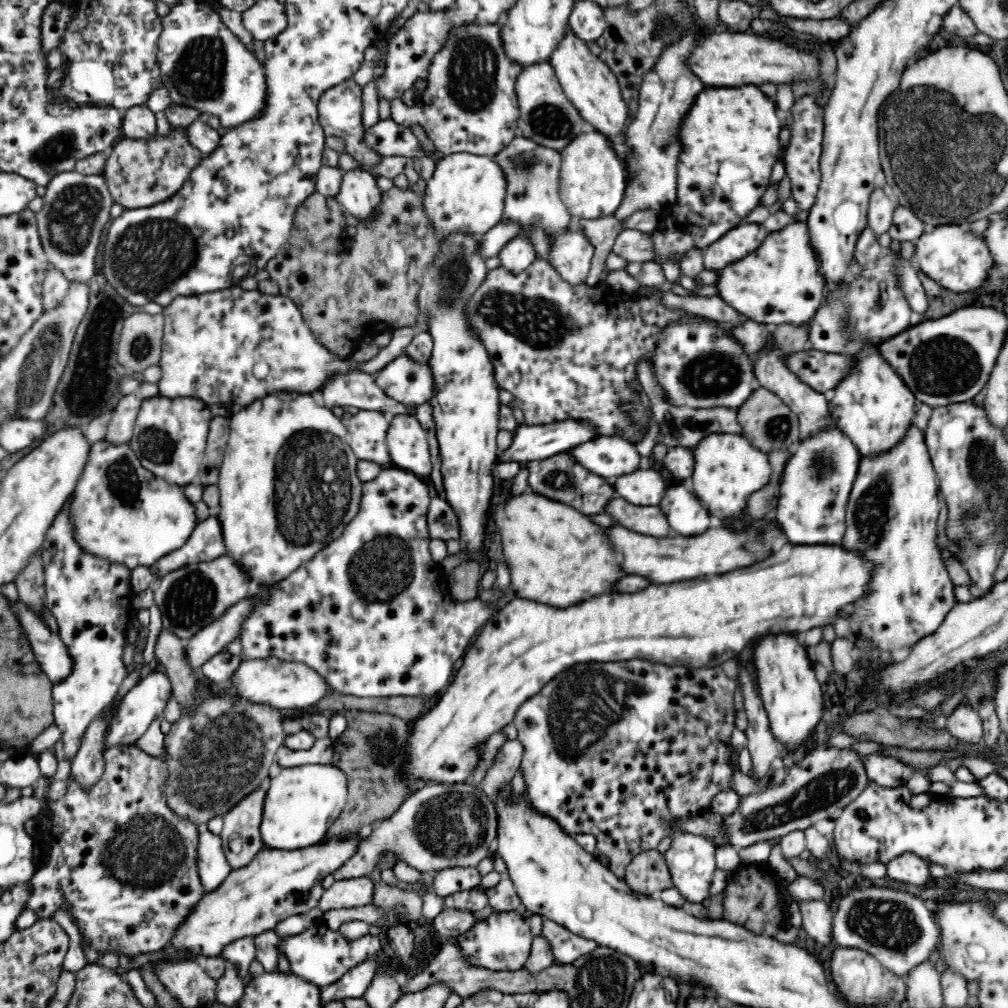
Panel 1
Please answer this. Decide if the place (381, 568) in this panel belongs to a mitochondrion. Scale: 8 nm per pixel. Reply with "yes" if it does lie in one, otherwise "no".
yes

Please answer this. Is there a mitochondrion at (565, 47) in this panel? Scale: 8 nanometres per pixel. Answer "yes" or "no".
no

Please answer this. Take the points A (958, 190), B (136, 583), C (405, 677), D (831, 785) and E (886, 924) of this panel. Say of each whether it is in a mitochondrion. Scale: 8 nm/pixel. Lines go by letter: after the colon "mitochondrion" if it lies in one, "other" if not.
A: mitochondrion
B: other
C: other
D: mitochondrion
E: mitochondrion

